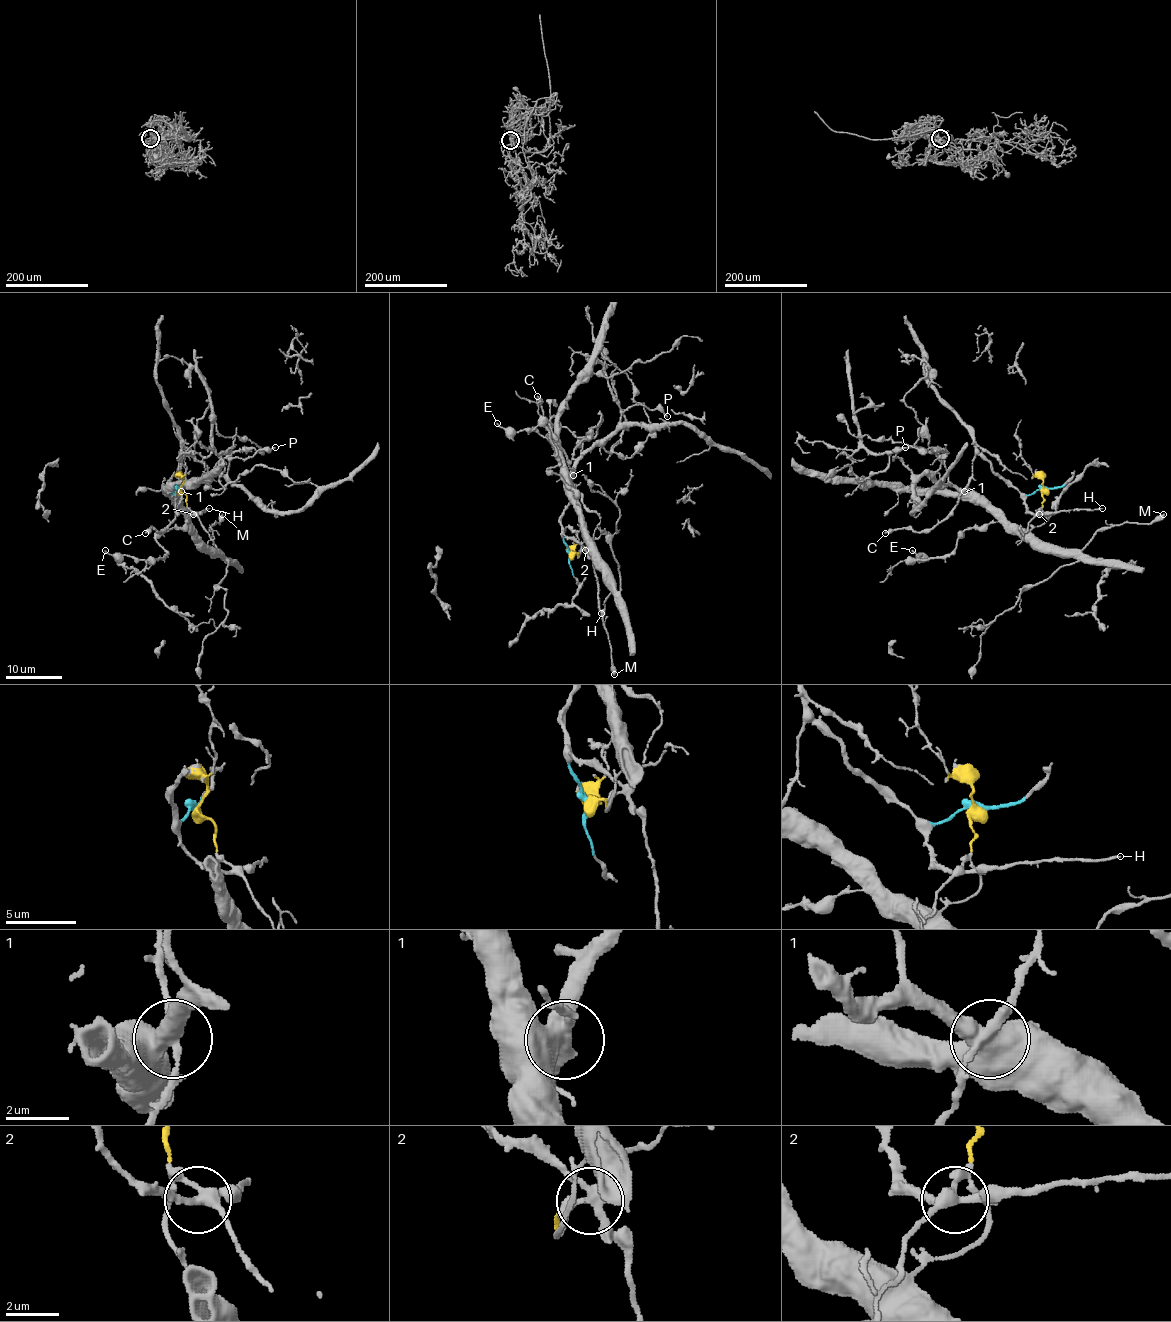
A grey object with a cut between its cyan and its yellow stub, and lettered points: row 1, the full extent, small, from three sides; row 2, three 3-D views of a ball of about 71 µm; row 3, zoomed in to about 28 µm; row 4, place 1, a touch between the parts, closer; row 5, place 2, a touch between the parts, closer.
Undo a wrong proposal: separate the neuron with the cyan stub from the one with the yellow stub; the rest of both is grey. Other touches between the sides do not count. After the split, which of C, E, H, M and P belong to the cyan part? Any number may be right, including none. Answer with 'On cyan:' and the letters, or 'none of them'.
On cyan: C, H

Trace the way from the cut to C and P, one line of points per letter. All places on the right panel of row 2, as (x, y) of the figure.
C: (1044, 489), (1022, 494), (976, 455), (972, 477), (948, 514), (931, 528), (884, 533)
P: (1044, 489), (1042, 504), (1046, 520), (1029, 530), (1005, 525), (985, 507), (894, 459), (898, 449), (905, 448)

